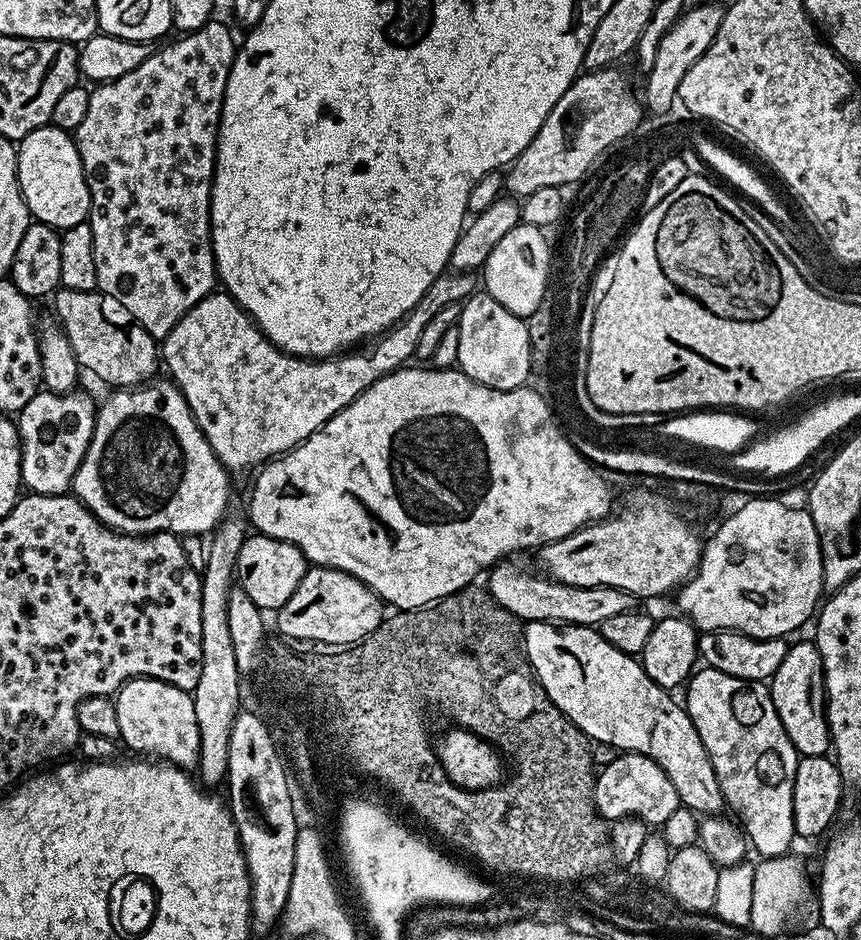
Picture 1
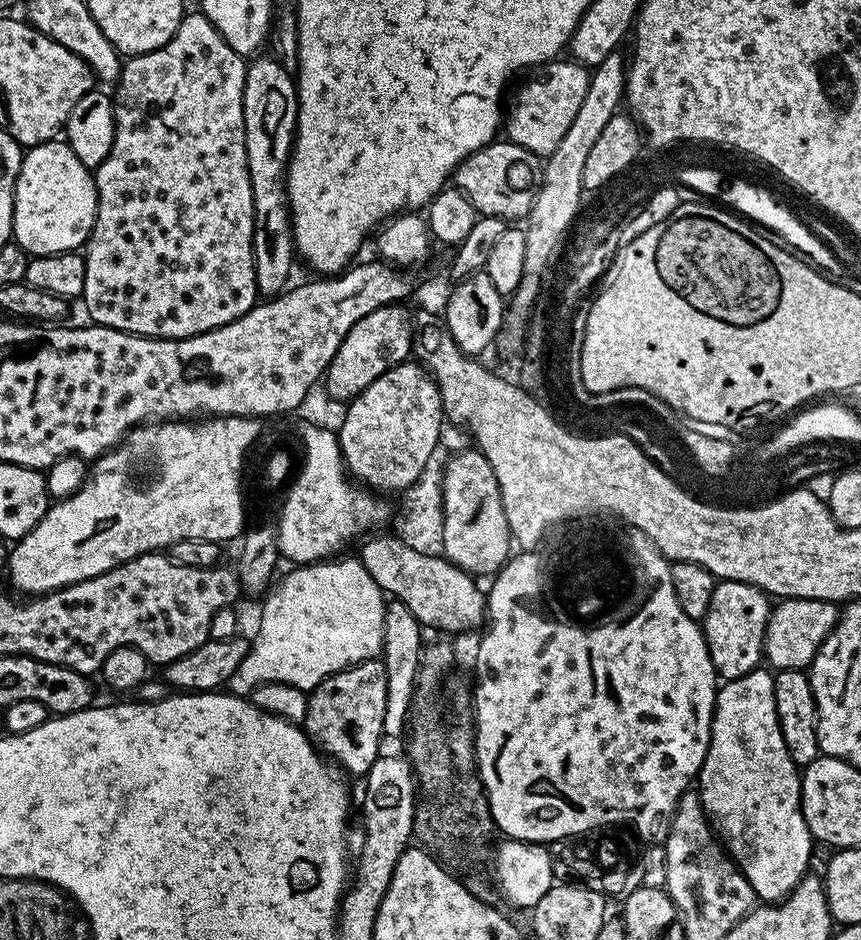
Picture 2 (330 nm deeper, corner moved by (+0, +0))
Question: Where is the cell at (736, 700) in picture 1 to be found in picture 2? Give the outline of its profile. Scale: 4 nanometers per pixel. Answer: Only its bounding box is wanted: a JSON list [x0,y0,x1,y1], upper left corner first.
[696,666,814,904]

